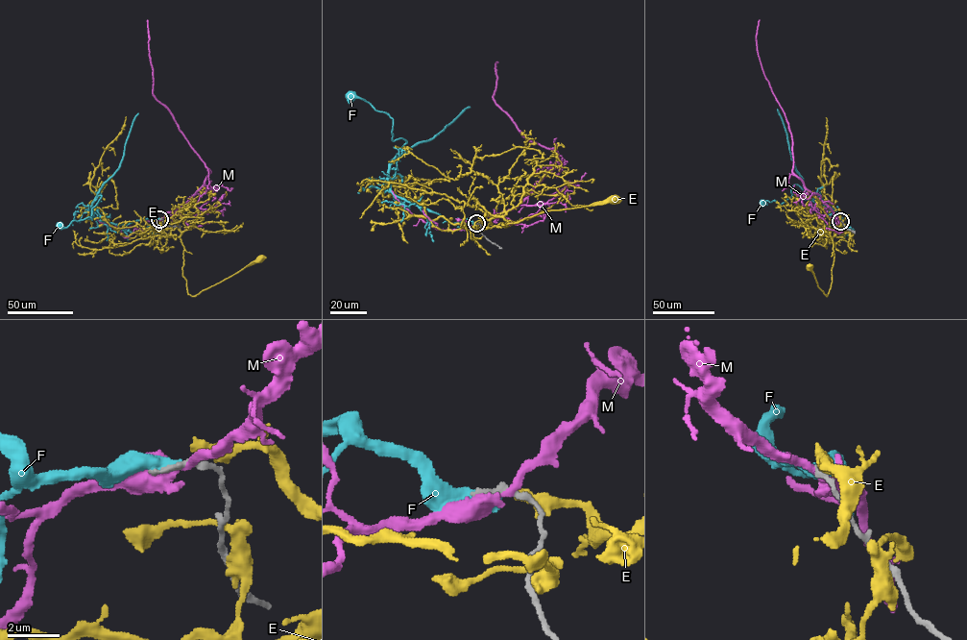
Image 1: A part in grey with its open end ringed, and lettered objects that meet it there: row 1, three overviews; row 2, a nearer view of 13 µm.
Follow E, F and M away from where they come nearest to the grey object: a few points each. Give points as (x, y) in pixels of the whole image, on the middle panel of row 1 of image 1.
E: (479, 224), (486, 227), (491, 219), (501, 216), (507, 220), (502, 223), (506, 226), (550, 210), (613, 200)
F: (477, 224), (447, 222), (396, 196), (390, 163), (406, 141), (392, 139), (387, 113), (350, 97)
M: (478, 224), (485, 216), (514, 209), (557, 159), (554, 149), (524, 136), (493, 98), (496, 63)

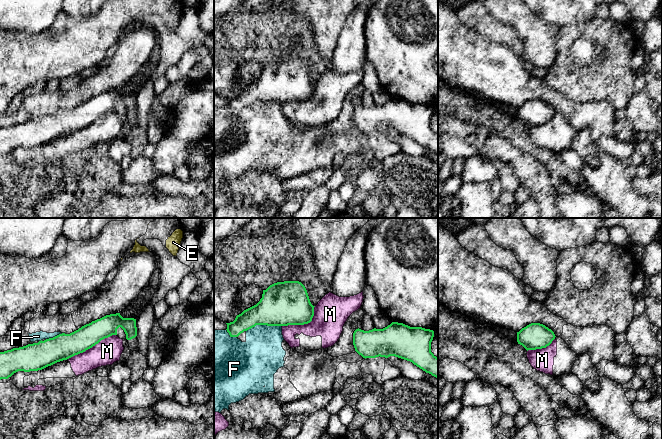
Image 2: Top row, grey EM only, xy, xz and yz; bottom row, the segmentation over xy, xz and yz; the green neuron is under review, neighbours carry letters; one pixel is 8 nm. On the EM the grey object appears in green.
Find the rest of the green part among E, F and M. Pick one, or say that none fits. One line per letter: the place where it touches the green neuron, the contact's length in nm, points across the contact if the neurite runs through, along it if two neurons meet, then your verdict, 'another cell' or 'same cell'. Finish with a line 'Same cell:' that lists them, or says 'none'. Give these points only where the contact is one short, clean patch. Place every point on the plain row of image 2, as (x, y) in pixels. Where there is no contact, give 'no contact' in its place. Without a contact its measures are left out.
E: no contact; another cell
F: meets green in xz at (263, 100); contact 300 nm long; another cell
M: meets green in xy at (91, 123); contact 460 nm long; another cell
Same cell: none

